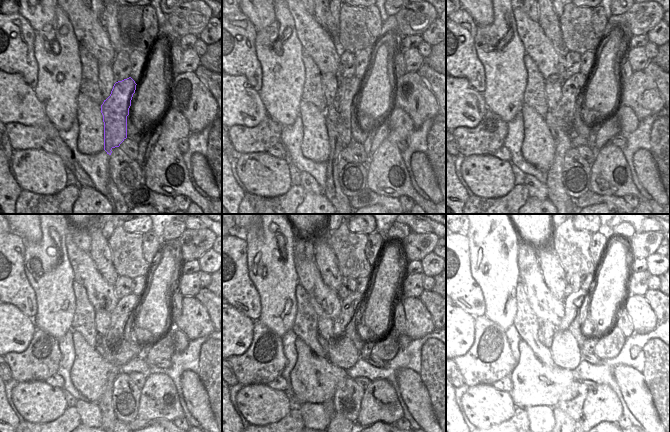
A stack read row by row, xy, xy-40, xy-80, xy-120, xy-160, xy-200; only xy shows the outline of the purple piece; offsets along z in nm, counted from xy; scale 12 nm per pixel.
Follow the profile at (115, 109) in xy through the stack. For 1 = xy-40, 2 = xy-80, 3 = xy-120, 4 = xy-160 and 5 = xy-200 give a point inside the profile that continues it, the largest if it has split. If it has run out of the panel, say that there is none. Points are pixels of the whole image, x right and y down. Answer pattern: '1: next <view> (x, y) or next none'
1: next xy-40 (338, 114)
2: next xy-80 (559, 120)
3: next xy-120 (126, 306)
4: next xy-160 (350, 305)
5: next xy-200 (573, 303)

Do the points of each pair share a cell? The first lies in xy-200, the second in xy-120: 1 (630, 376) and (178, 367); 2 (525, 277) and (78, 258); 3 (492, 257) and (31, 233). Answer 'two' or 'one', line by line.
1: two
2: one
3: two

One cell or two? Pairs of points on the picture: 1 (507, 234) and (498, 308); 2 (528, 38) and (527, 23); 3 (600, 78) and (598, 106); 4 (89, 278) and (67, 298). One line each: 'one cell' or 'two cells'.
1: one cell
2: one cell
3: one cell
4: two cells

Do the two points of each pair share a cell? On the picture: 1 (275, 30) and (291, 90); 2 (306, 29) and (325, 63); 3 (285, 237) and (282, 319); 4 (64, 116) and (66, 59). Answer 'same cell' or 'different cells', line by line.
1: same cell
2: same cell
3: same cell
4: same cell

